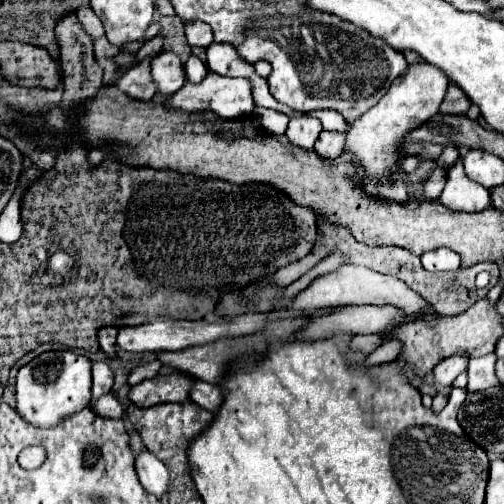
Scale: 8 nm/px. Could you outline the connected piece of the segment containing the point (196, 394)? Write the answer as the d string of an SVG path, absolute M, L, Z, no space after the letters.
M197 380L189 392L189 398L199 404L201 408L207 408L209 412L217 412L219 410L219 404L221 404L221 388L217 384L207 384L207 382L201 382Z

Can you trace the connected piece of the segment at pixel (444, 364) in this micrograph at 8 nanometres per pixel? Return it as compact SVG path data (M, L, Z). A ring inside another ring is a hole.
M455 354L455 356L449 356L445 360L441 360L435 368L433 368L433 374L435 374L435 382L439 382L441 386L445 388L451 388L453 380L467 370L467 356L463 354Z

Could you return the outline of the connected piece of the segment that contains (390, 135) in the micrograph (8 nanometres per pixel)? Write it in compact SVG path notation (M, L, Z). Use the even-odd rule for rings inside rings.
M427 62L411 64L405 74L393 80L391 88L379 100L379 104L367 110L349 128L345 138L345 150L353 152L361 162L361 166L365 168L367 176L363 178L363 186L371 196L379 196L385 200L399 200L399 202L409 200L407 184L405 184L407 174L403 174L399 168L399 160L403 156L397 154L397 150L401 140L411 130L415 130L417 126L421 126L423 122L427 122L431 116L439 112L447 86L449 86L449 78L439 68L433 68L433 64Z

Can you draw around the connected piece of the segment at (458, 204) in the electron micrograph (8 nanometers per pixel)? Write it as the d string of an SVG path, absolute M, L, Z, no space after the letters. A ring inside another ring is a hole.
M457 160L453 166L447 168L447 184L443 194L439 196L439 202L453 210L479 212L487 208L487 204L491 204L491 198L487 188L467 178L461 160Z

